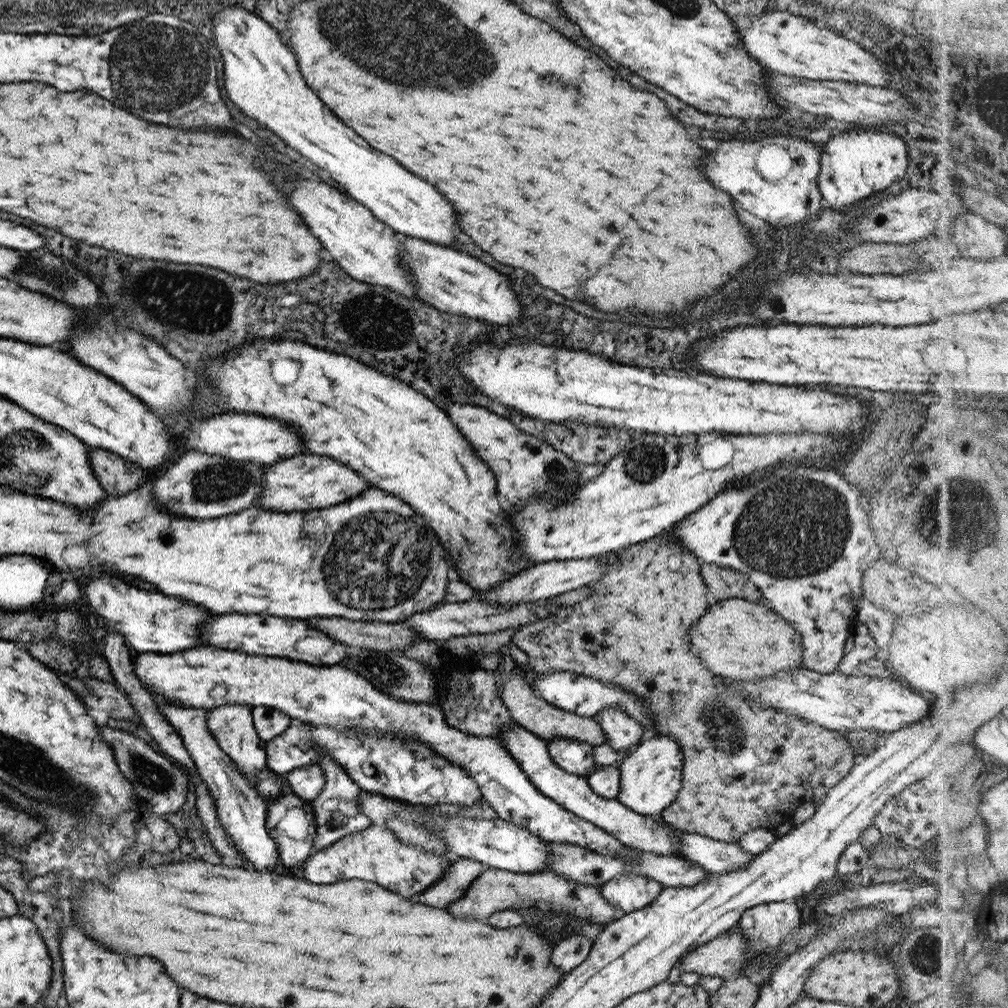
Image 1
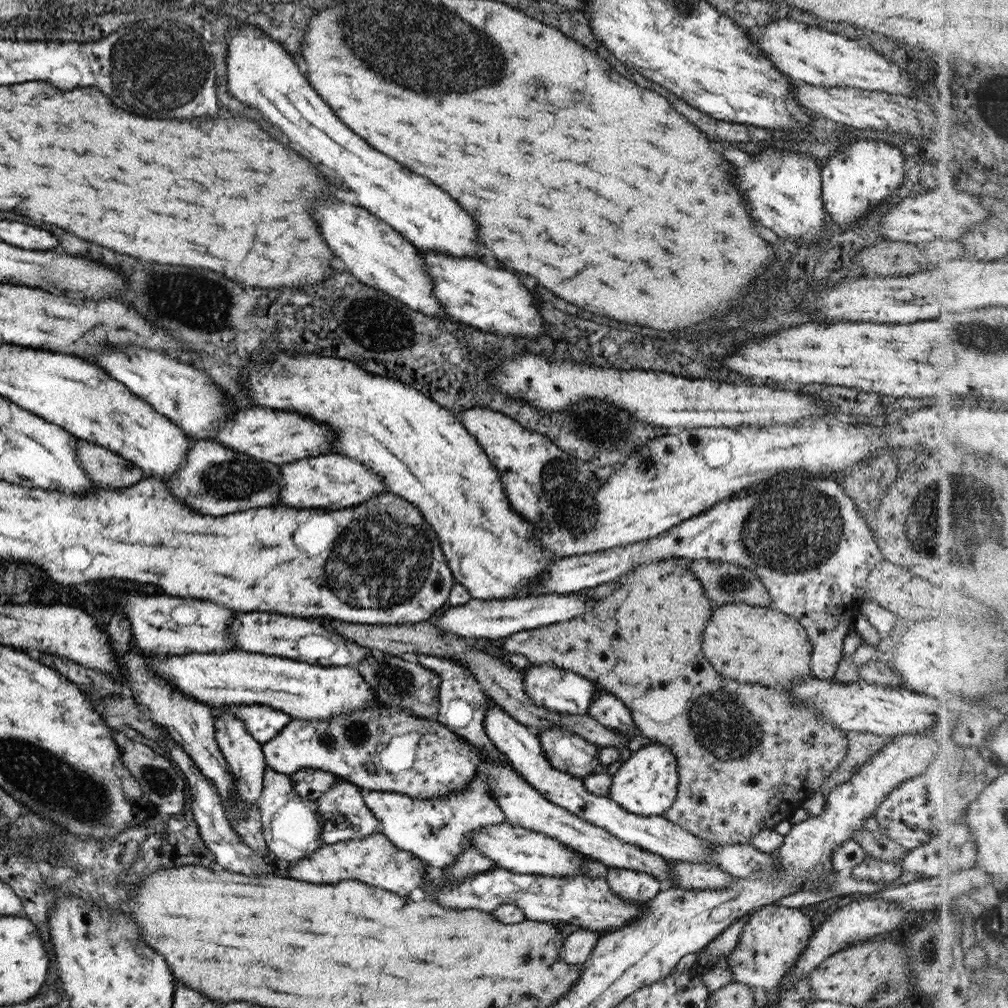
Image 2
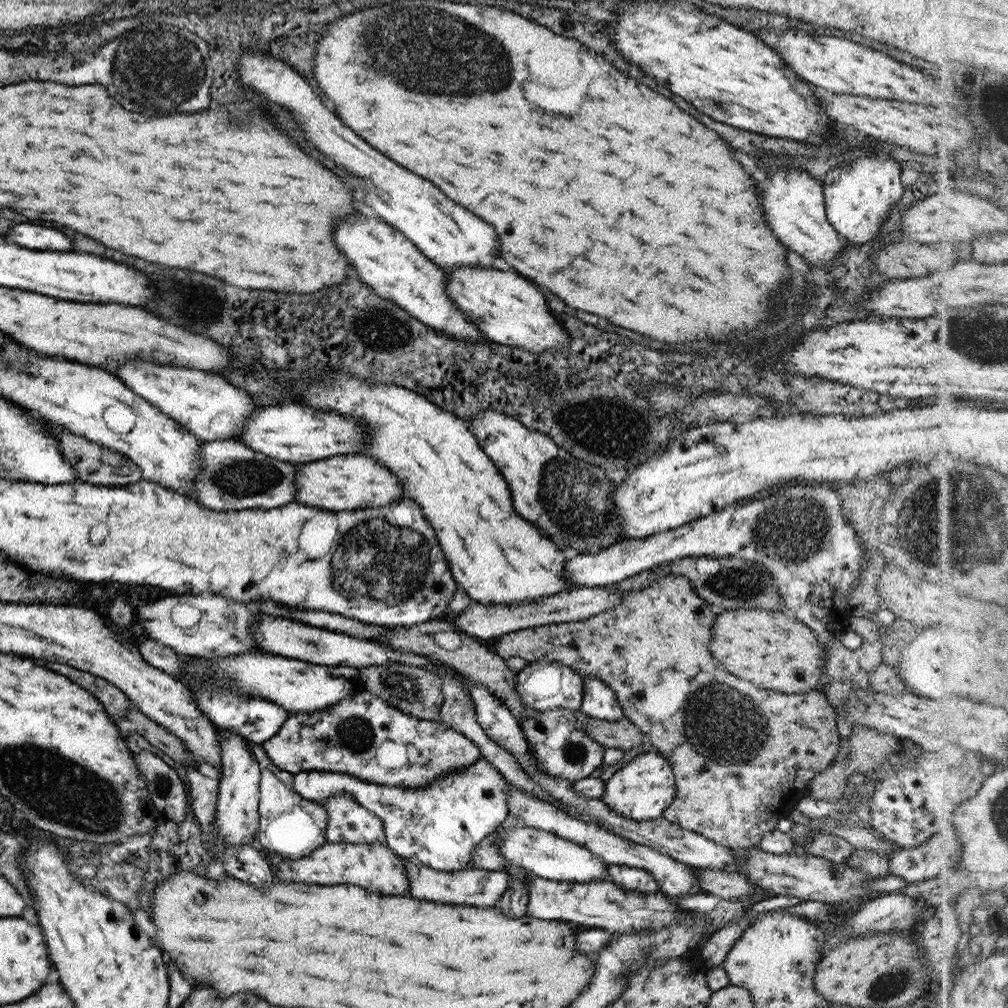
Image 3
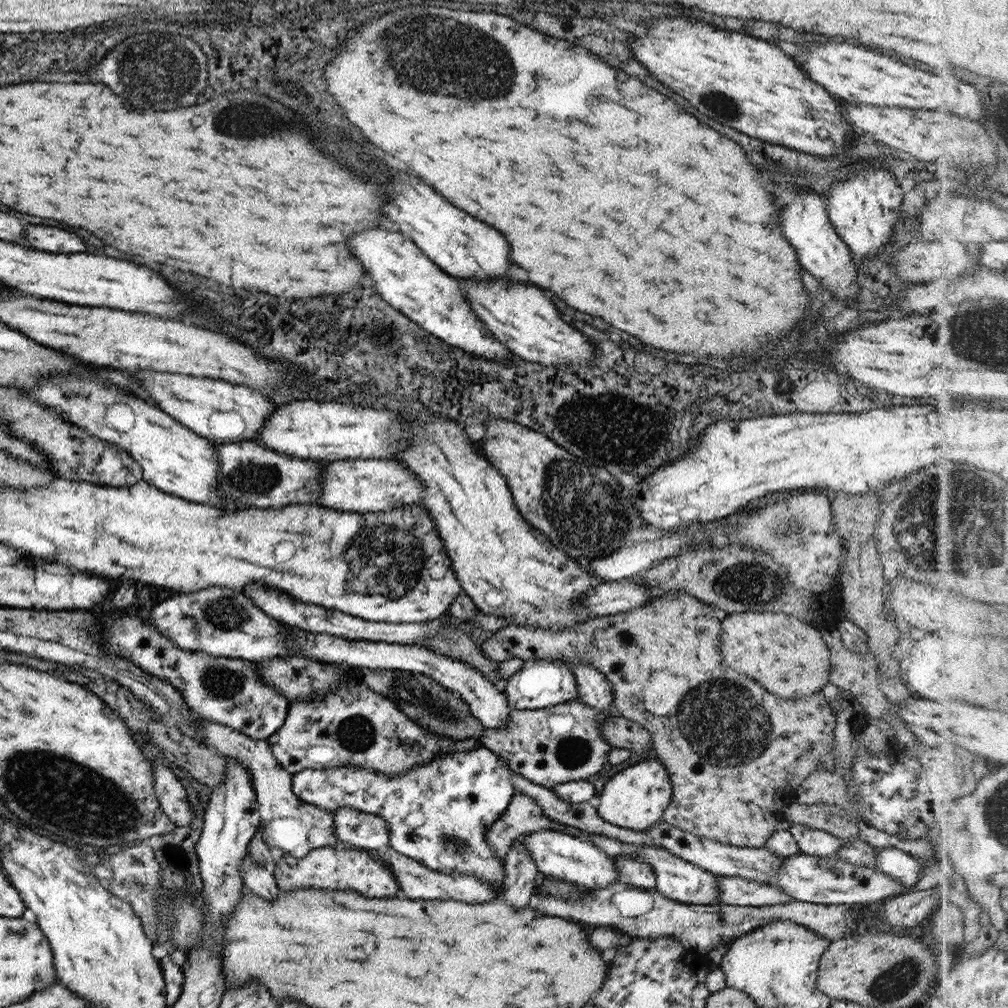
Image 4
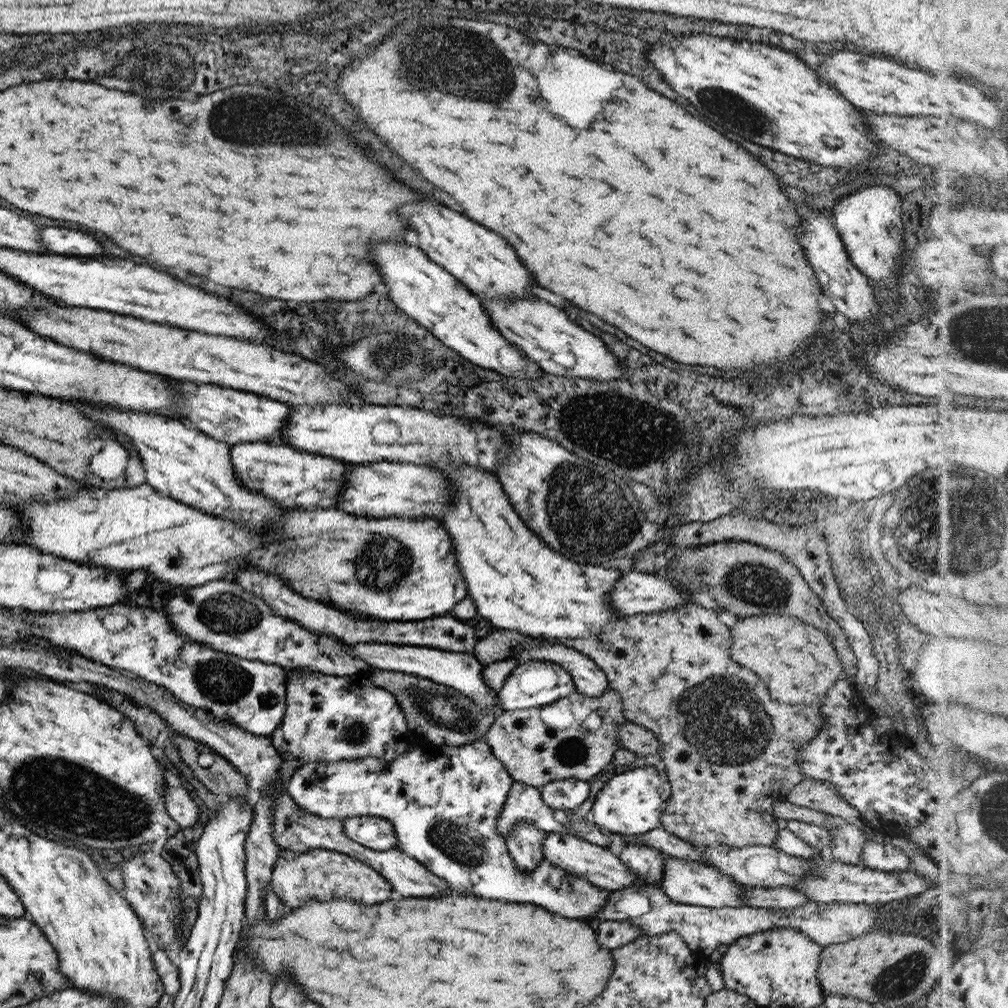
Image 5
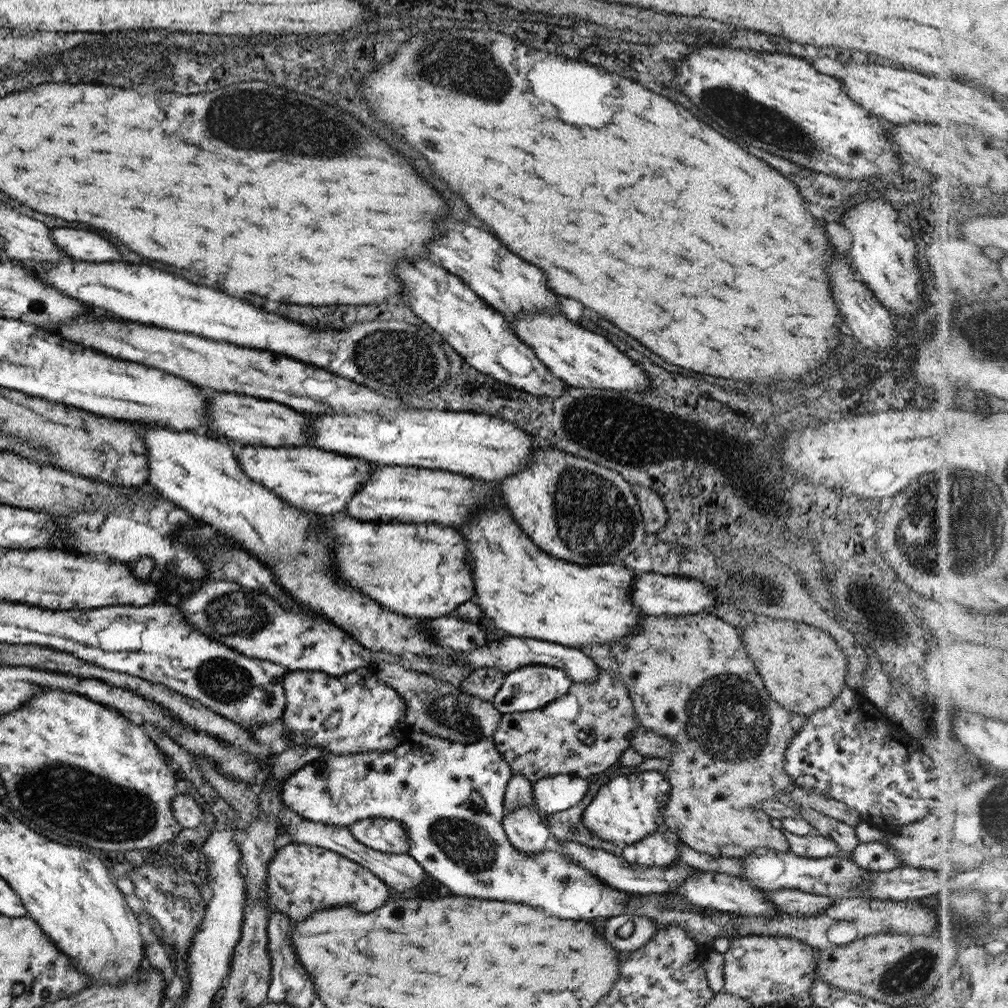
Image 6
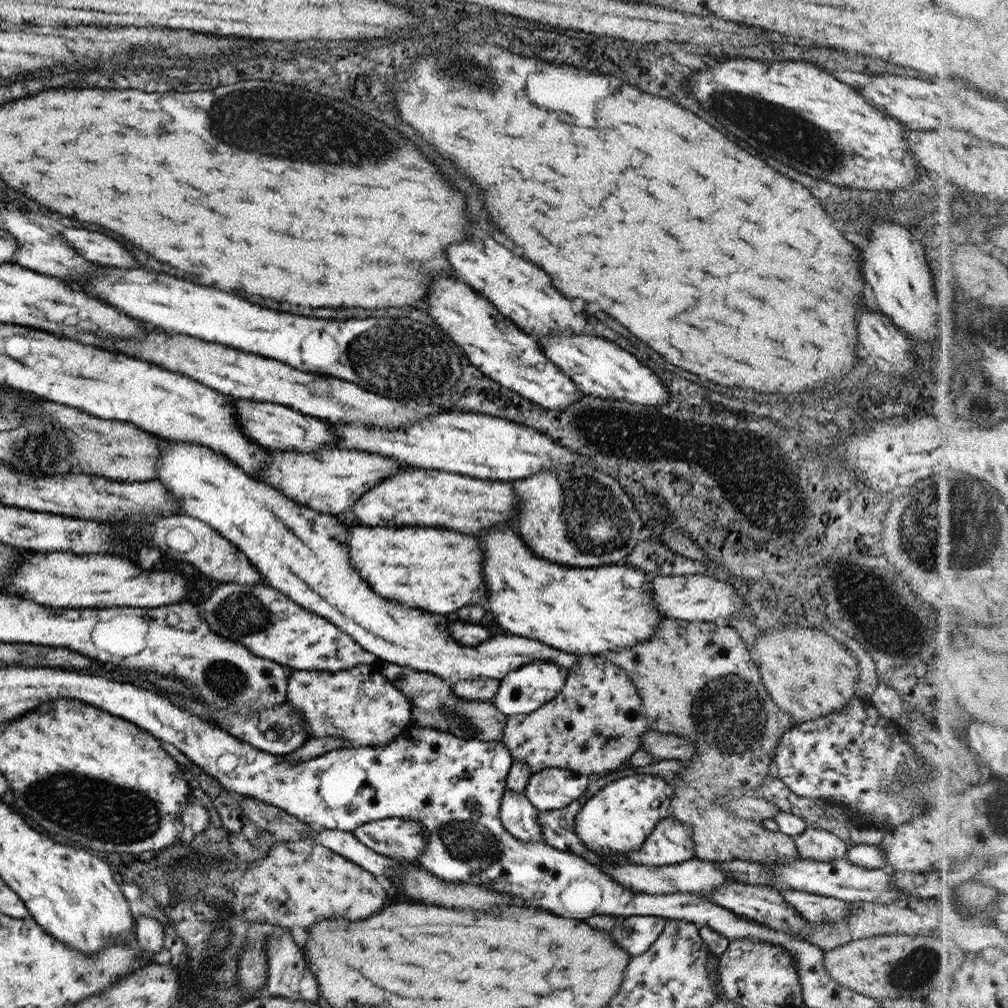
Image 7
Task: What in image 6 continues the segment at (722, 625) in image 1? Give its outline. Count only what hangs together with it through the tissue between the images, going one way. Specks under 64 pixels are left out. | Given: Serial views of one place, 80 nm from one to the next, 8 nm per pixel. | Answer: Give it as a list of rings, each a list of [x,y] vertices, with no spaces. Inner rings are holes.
[[[753,618],[749,626],[738,631],[746,657],[753,661],[763,678],[768,695],[779,706],[795,714],[809,716],[829,706],[846,686],[845,654],[828,633],[793,620]]]

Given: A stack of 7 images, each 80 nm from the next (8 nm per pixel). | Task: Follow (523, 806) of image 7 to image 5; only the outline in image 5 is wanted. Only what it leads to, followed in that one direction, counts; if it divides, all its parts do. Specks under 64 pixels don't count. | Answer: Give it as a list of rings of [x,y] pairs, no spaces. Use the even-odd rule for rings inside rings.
[[[527,821],[510,826],[504,841],[508,855],[520,873],[530,872],[542,860],[542,840],[545,837],[544,830]]]

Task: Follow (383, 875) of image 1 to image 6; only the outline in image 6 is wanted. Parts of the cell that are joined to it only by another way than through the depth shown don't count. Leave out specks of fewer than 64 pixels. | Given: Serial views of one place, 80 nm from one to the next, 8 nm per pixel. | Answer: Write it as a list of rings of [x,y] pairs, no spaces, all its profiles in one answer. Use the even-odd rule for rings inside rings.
[[[288,843],[275,851],[266,866],[265,886],[267,910],[279,910],[291,922],[299,922],[313,910],[331,906],[351,906],[357,912],[371,912],[392,897],[370,870],[330,850],[299,843]]]

